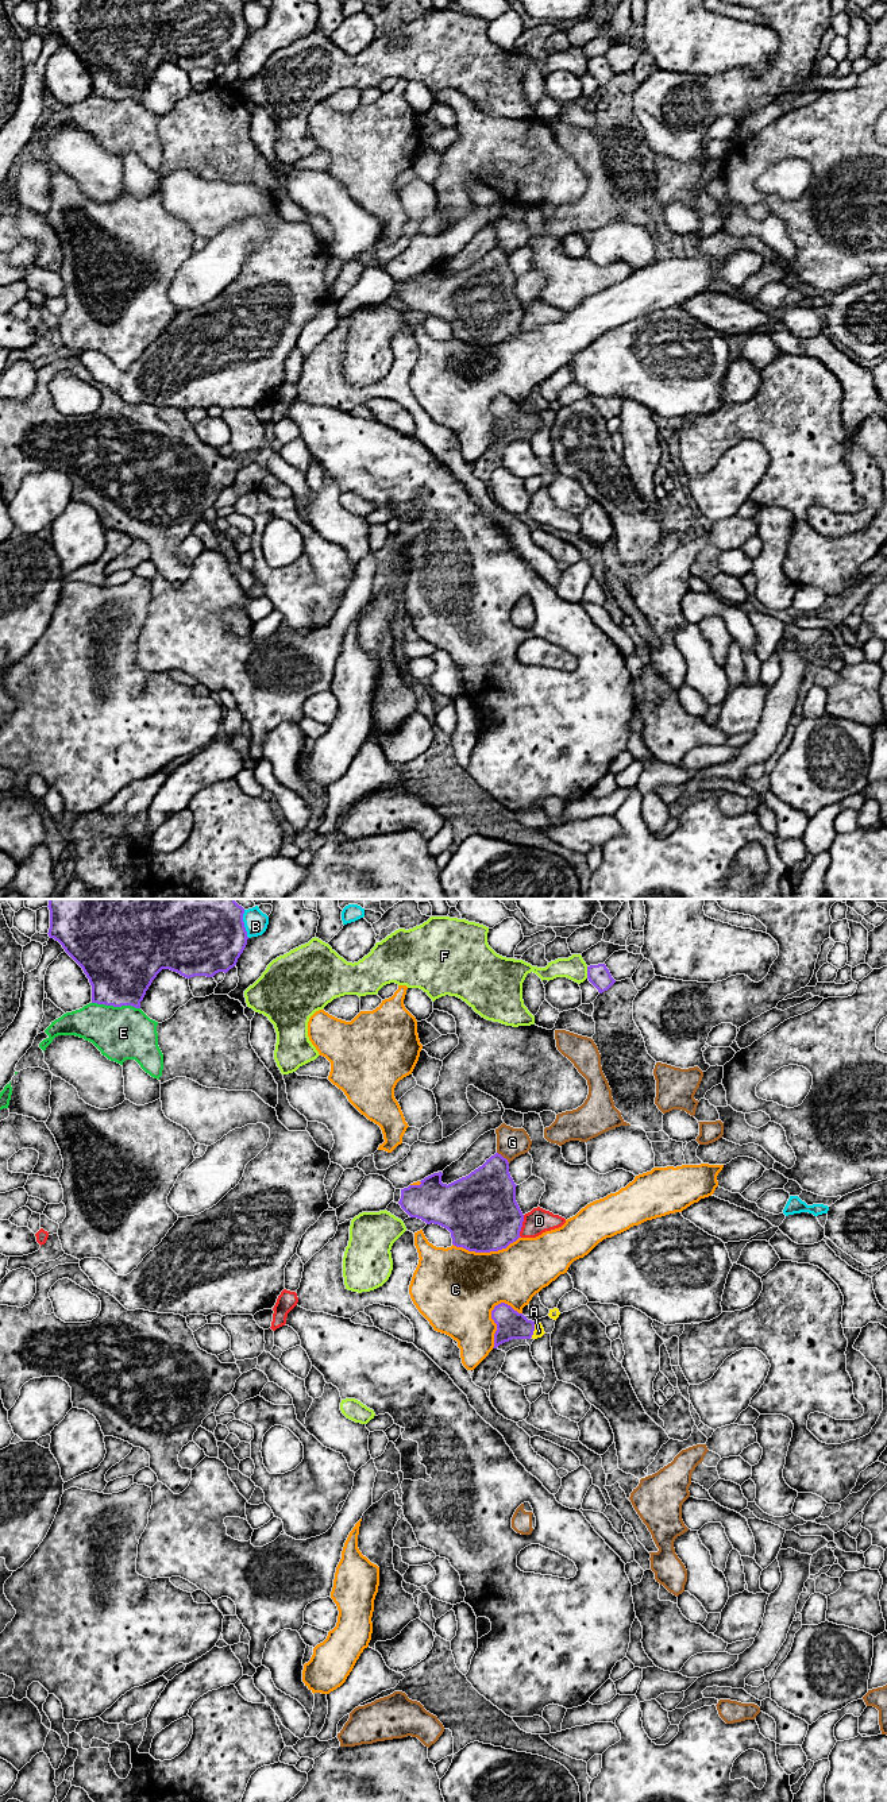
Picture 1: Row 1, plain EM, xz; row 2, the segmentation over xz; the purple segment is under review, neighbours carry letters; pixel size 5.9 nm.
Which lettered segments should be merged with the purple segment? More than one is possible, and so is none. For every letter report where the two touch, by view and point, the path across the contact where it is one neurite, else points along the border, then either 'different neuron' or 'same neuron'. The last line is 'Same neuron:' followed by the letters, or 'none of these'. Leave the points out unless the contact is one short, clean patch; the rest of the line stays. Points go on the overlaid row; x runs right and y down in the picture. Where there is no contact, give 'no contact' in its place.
A: contact xz (533, 1330); way xz (511, 1324), (533, 1330), (539, 1331); same neuron
B: contact xz (243, 923); different neuron
C: contact xz (494, 1322); different neuron
D: contact xz (521, 1226); different neuron
E: contact xz (116, 1006); border xz (92, 1002), (139, 1008); different neuron
F: contact xz (587, 972); different neuron
G: contact xz (502, 1157); different neuron
Same neuron: A

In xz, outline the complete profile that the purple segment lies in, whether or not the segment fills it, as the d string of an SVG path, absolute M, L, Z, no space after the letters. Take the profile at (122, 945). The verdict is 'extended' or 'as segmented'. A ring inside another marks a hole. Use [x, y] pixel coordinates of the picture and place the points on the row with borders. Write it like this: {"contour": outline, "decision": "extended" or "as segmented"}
{"contour": "M49 899L50 929L49 937L58 941L65 952L82 968L92 985L92 1003L140 1008L146 991L162 969L170 969L190 979L194 976L213 977L219 972L227 973L238 962L247 945L247 931L243 922L244 908L235 899Z", "decision": "as segmented"}

